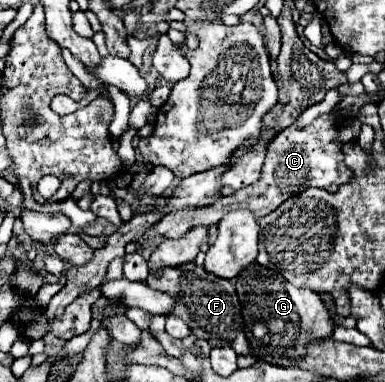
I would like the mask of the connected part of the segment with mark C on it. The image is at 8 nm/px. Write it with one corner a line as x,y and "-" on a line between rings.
321,114
305,128
289,126
283,132
279,132
267,146
261,174
263,178
255,186
247,186
233,196
223,196
219,198
219,202
215,202
215,206
205,206
203,210
179,210
175,214
165,216
151,230
147,230
147,234
141,240
159,236
181,238
195,226
217,224
227,212
237,208
251,210
257,218
261,218
279,208
289,196
299,194
307,188
323,188
327,192
337,192
343,184
347,184
353,178
353,172
343,162
343,142
339,140
339,122
331,120
331,114

